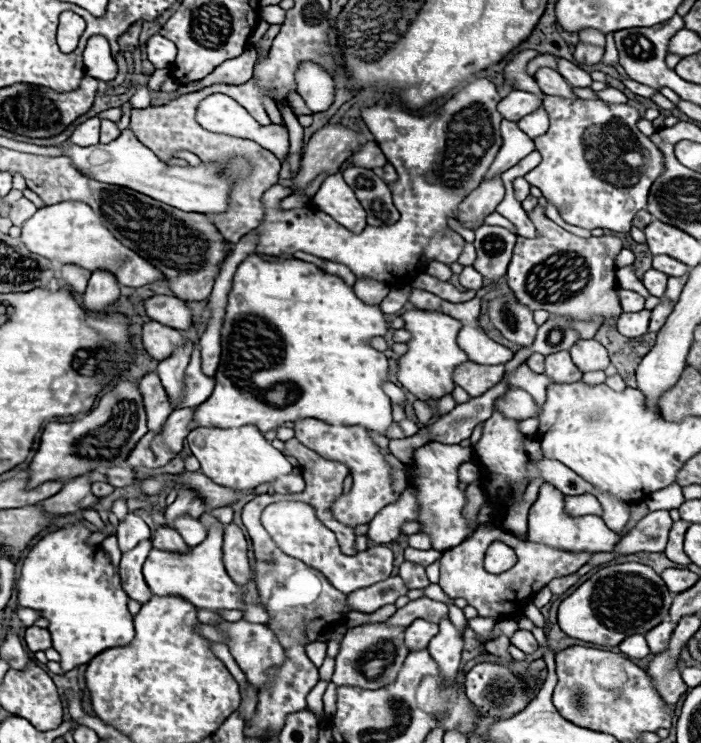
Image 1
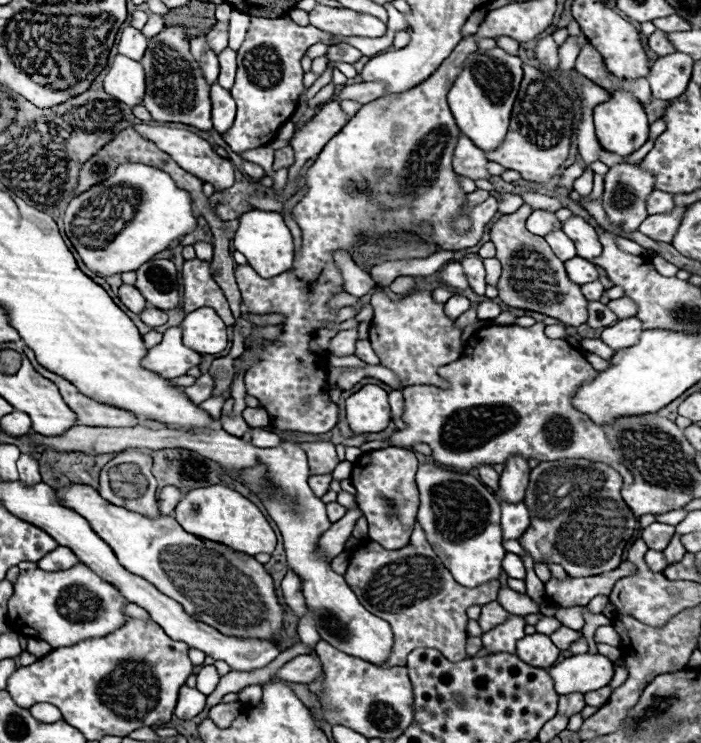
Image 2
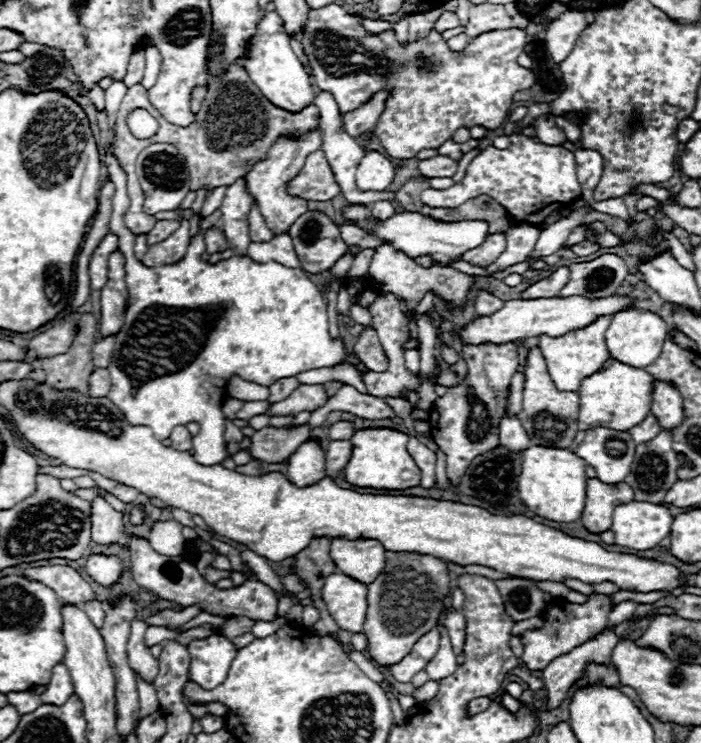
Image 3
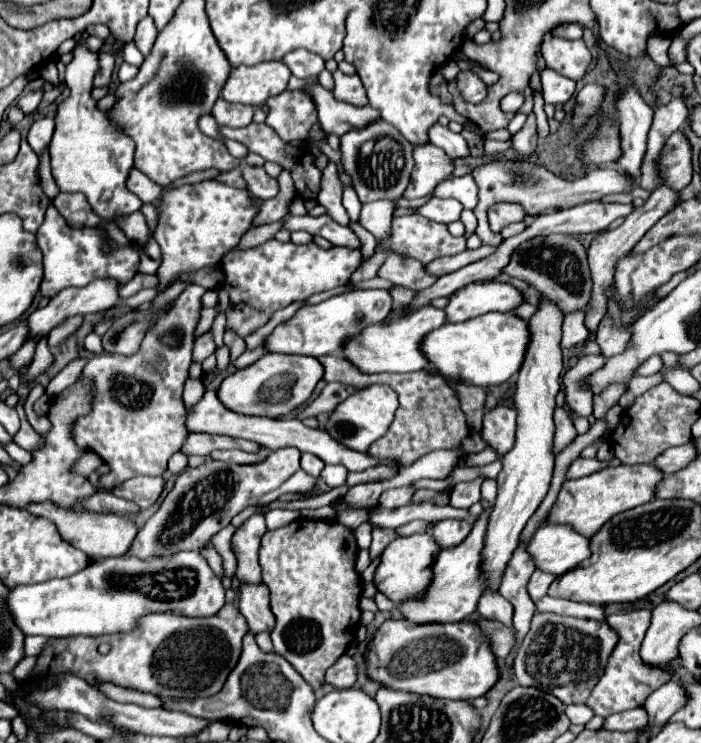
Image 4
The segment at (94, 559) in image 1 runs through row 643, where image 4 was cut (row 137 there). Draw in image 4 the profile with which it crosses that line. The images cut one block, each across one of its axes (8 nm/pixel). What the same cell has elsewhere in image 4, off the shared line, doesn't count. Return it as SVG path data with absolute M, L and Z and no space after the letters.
M76 46L74 60L66 66L66 86L70 88L70 96L60 102L54 116L56 130L50 142L50 164L60 192L84 194L96 216L100 216L104 222L114 222L120 216L136 212L142 202L126 188L128 172L134 166L132 138L124 136L124 132L112 124L108 110L100 110L92 98L92 78L96 70L96 52Z

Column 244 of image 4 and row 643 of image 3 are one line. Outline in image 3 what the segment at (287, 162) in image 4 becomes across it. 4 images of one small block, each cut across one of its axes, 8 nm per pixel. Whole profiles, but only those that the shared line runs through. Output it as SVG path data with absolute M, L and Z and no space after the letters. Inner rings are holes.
M132 620L130 626L130 636L126 642L126 654L128 654L128 662L132 666L132 670L146 682L154 682L156 674L158 674L158 660L152 656L150 648L144 642L144 634L148 630L146 622L140 620ZM152 658L154 658L154 676L152 676Z

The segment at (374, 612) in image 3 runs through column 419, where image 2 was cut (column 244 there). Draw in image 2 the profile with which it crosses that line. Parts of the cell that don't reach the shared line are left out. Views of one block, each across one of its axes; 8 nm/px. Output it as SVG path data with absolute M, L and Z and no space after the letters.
M82 484L56 488L58 502L88 518L92 530L110 544L120 564L152 582L160 592L178 600L184 610L218 632L236 638L278 642L282 638L284 608L274 592L272 576L254 556L188 534L172 516L146 518L106 502L98 490Z

